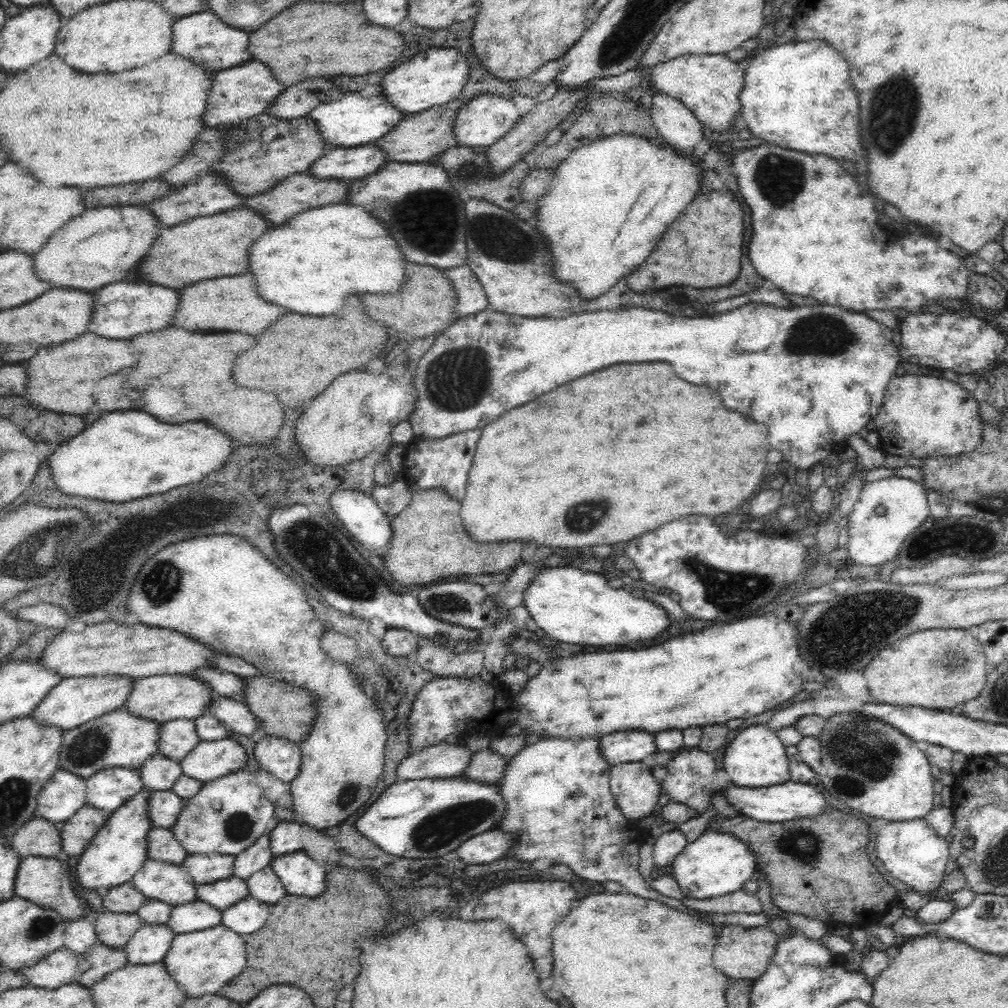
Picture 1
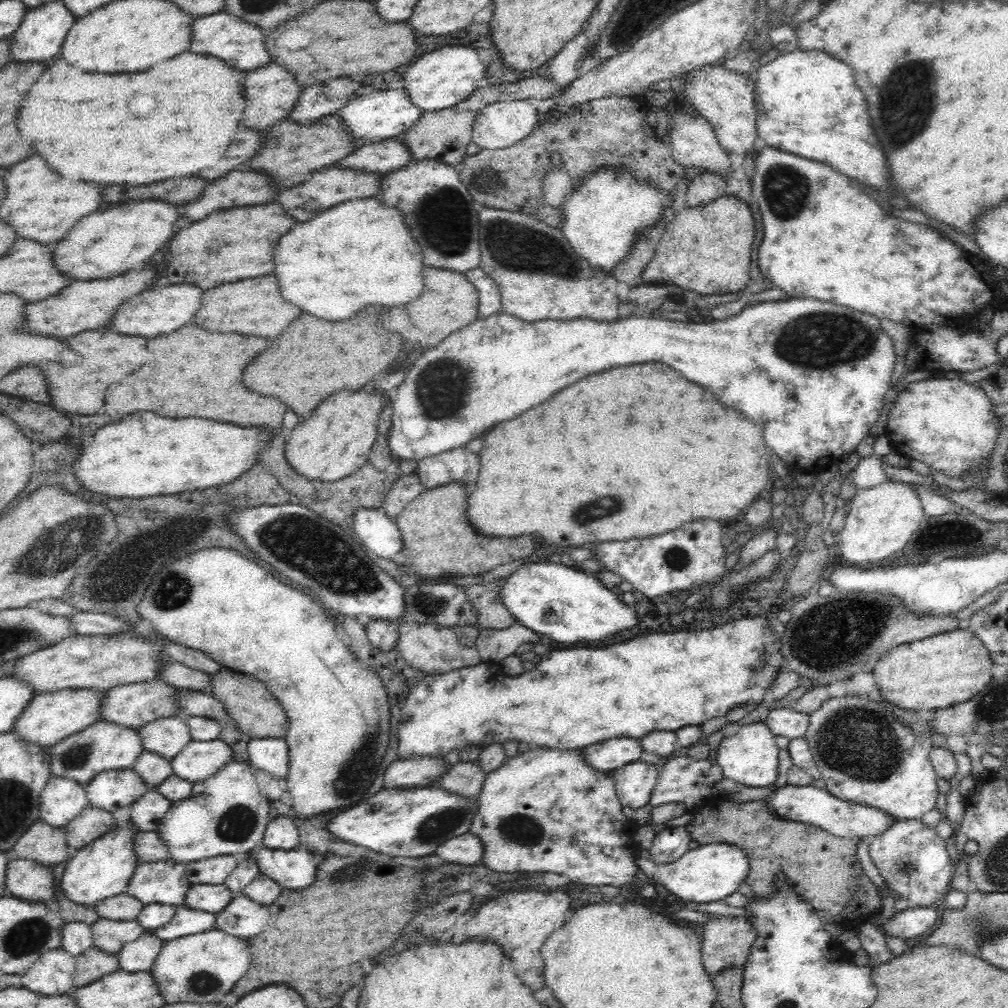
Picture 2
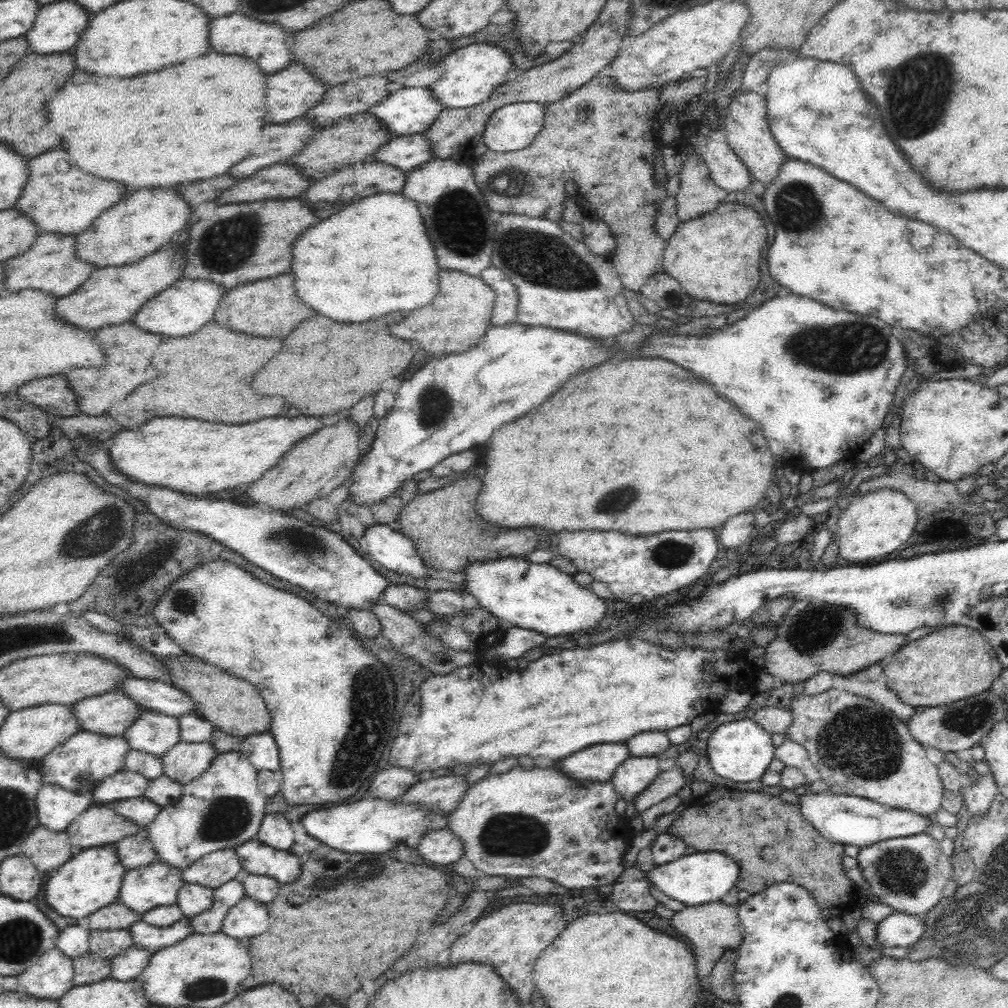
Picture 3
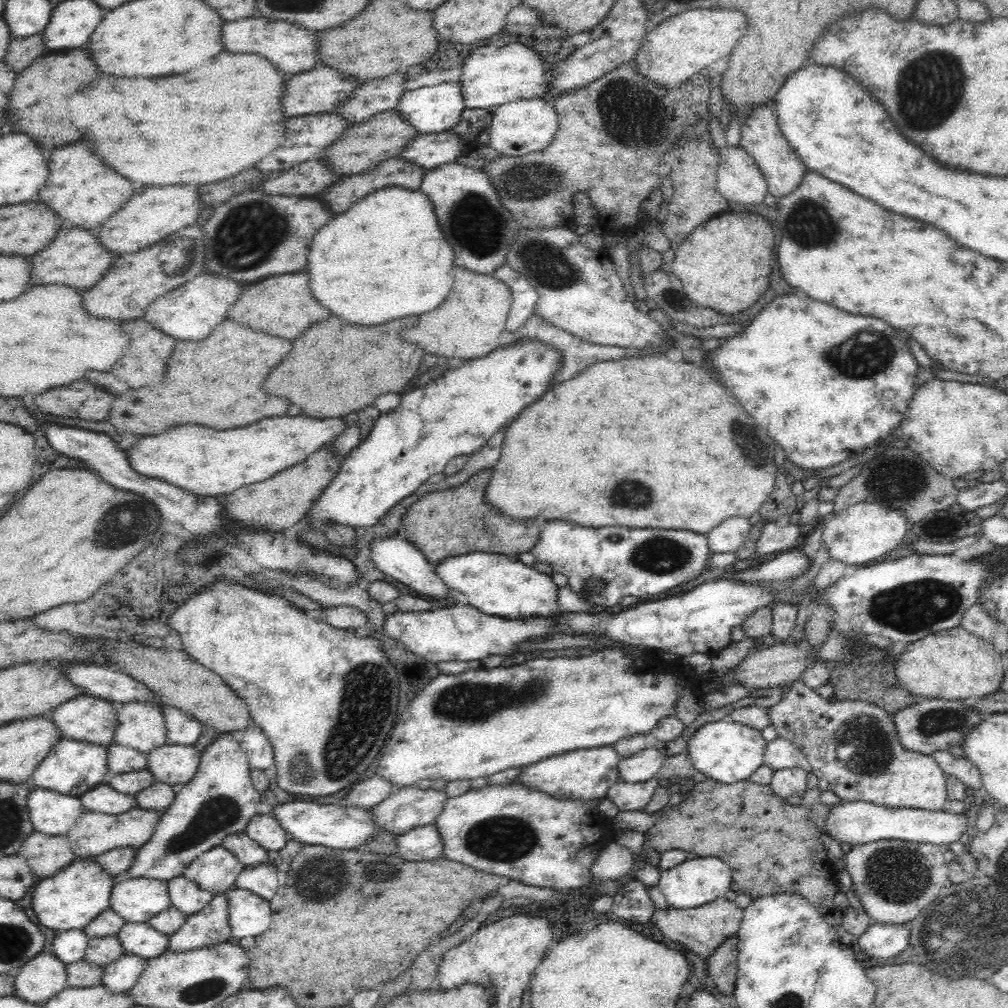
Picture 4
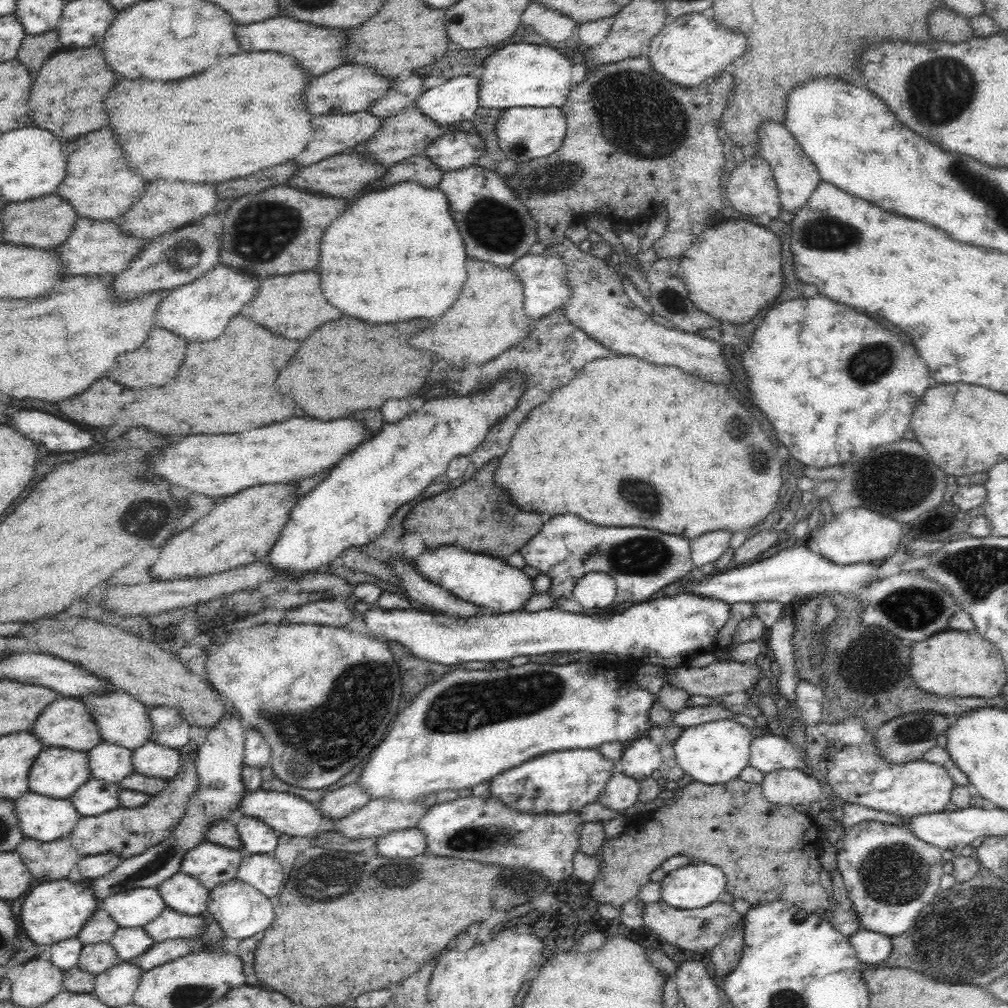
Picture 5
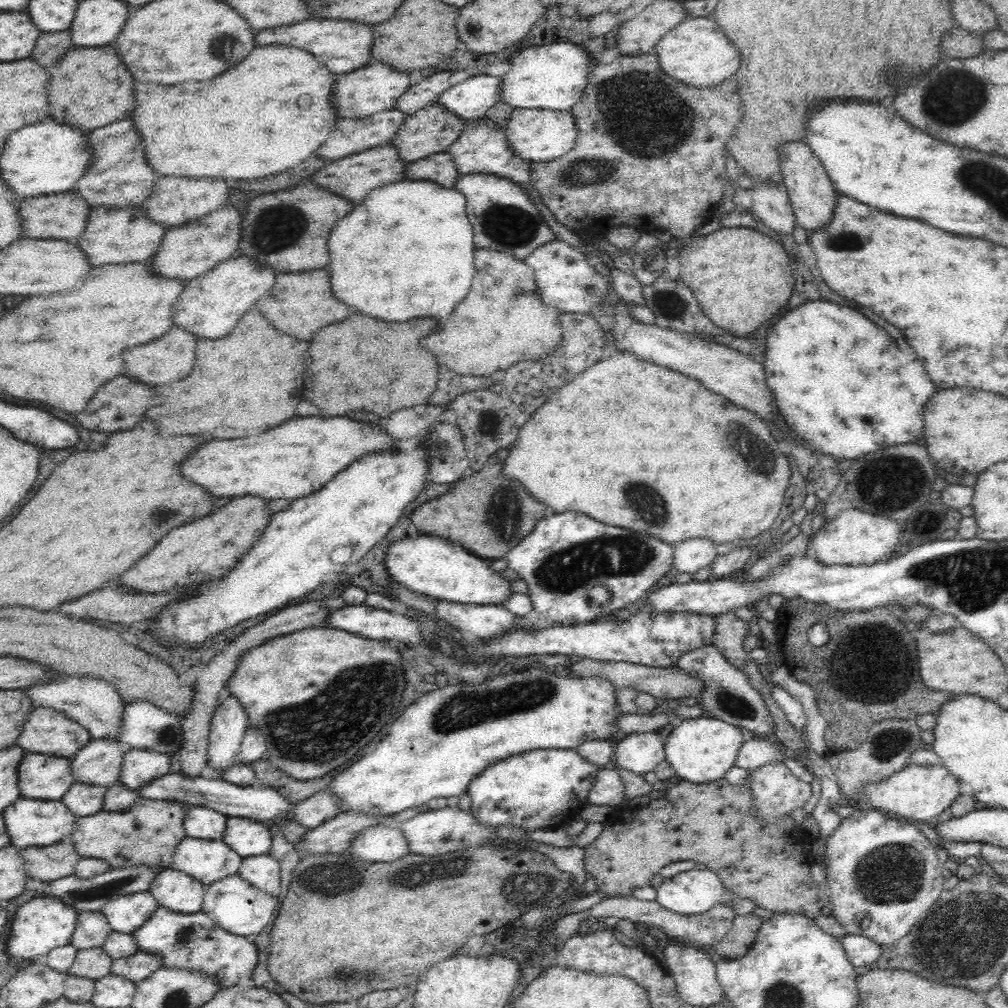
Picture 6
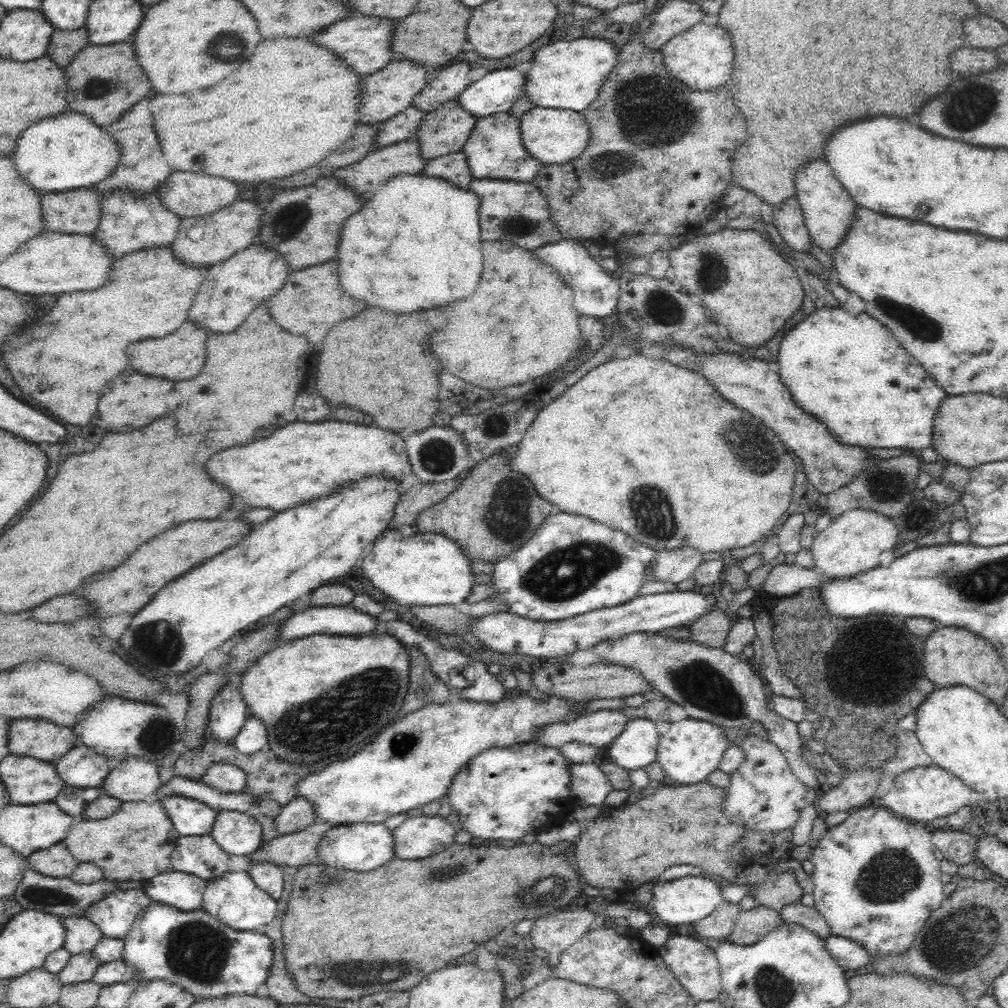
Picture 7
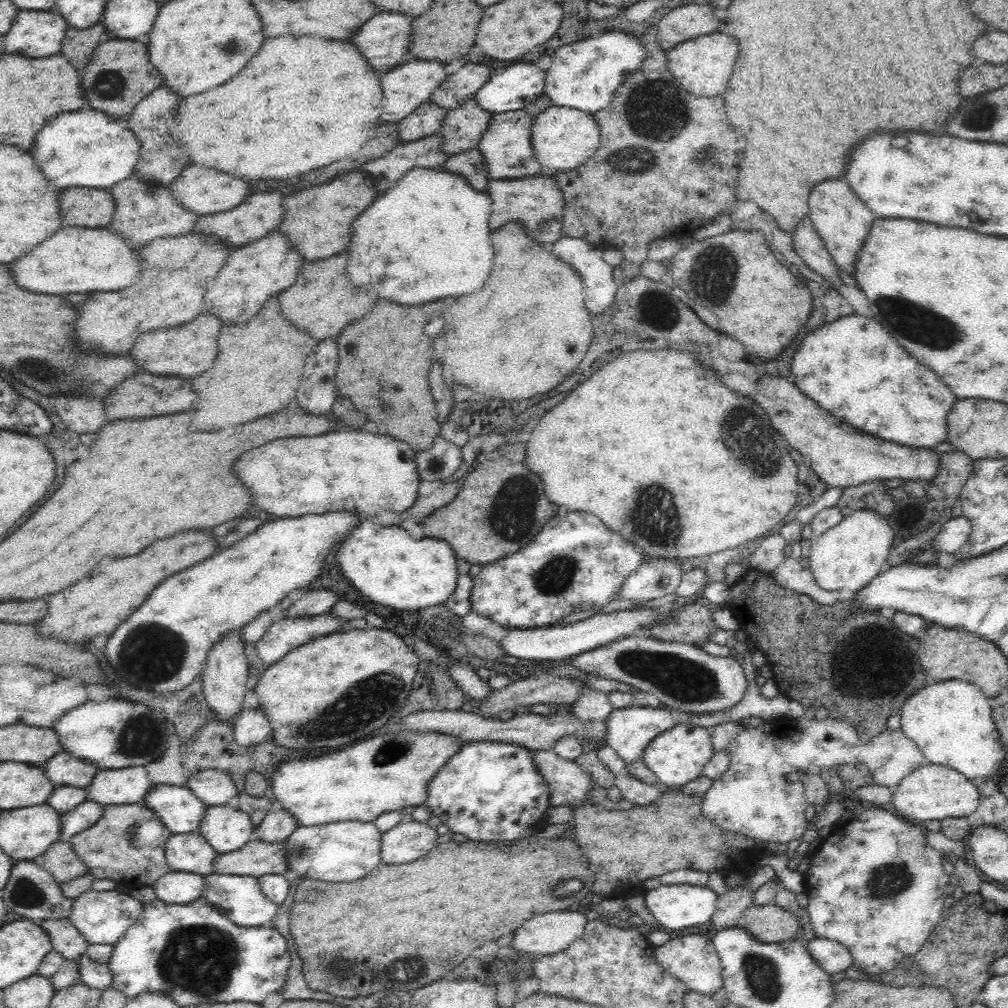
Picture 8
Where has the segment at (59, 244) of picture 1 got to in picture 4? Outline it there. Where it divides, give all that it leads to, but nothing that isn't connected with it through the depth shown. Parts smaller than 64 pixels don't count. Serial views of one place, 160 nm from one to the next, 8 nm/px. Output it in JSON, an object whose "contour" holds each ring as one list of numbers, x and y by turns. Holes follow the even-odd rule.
{"contour":[[144,186,142,192,136,192,118,212,115,212,96,234,98,241,118,257,138,252,148,245,163,240,169,234,192,226,198,220,202,202,198,198,197,186]]}

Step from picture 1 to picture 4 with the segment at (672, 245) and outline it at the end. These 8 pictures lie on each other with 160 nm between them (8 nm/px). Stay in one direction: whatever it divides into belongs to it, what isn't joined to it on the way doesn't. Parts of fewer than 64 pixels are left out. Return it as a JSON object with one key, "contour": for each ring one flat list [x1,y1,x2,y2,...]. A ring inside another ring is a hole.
{"contour":[[738,208,722,212,703,227,696,228,684,244,675,248,671,271,680,279,686,295,696,305,712,308,720,314,738,314,750,308,768,288,770,270,774,264,774,232,763,214,741,213]]}

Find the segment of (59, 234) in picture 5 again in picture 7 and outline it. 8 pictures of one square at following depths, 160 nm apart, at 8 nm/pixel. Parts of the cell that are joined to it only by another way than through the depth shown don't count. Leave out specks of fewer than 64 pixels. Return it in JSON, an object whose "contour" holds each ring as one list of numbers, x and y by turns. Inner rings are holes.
{"contour":[[95,187,46,194,42,198,46,228,54,232,92,234,101,221,102,193]]}

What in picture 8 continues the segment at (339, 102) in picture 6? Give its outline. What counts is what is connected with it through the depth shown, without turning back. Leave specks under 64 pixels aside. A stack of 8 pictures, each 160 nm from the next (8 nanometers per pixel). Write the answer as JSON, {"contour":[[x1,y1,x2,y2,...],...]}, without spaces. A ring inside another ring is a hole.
{"contour":[[416,60,416,62,408,62,402,64,398,68,394,68,392,72,388,72,386,76,382,76,382,88,384,88,384,122,400,122,403,118,411,115,417,108,426,104,432,93,447,78,448,72,444,69,446,63,434,60]]}

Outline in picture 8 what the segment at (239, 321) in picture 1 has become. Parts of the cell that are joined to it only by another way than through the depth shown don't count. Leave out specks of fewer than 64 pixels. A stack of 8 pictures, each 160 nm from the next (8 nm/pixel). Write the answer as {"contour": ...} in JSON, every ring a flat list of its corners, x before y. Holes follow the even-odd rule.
{"contour":[[340,254,326,260,304,264,302,276,296,280,296,284,280,294,280,306,282,306,284,318,296,324,298,328,308,330,314,340,338,336,342,328,362,318,374,306,372,300,376,300,376,296,372,296,372,292,364,292,364,288,356,288,356,284,348,282,346,260,348,260,348,254],[348,288,350,288,350,294,346,294]]}

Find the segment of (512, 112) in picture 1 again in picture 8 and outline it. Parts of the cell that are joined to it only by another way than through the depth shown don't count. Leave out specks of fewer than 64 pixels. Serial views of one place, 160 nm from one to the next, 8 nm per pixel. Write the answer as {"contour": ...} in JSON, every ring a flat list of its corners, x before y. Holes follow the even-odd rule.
{"contour":[[552,105,533,118,531,143,543,172,571,171,580,168,600,146,600,127,593,114]]}

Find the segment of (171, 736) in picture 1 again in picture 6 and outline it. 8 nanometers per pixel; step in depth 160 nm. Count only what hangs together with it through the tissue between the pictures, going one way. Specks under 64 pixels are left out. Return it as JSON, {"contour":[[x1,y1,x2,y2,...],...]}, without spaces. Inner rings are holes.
{"contour":[[58,674,48,684,32,684,28,688,18,688,20,693,28,695,33,709,48,708,54,712,62,712,69,720,84,728,91,740,116,739,121,728,121,716,124,711,124,700,116,688,105,680,92,677,80,677]]}

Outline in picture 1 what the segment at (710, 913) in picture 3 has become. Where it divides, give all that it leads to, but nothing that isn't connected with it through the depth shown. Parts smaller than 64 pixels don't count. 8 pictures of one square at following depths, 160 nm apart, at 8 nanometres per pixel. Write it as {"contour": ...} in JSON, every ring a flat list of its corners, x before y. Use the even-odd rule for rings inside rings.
{"contour":[[726,925,717,930,716,944,712,948,712,965,716,971,726,975,730,980,756,980,762,976,768,960,774,952,776,934,766,926,742,927,741,925]]}

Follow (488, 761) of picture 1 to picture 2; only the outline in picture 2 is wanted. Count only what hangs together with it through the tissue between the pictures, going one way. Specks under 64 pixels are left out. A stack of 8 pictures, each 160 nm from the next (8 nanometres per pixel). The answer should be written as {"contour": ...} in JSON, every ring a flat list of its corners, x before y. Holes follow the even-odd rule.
{"contour":[[460,761,449,768,440,779,433,781,428,788,442,789,452,795,470,799,480,794,484,780,485,773,481,772,476,761]]}

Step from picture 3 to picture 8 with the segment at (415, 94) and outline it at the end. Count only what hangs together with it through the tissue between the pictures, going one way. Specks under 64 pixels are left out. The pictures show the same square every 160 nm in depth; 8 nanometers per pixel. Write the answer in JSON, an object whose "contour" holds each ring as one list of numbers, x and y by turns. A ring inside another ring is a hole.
{"contour":[[516,63,492,75,474,97,494,115,522,110,545,92,545,72,534,63]]}

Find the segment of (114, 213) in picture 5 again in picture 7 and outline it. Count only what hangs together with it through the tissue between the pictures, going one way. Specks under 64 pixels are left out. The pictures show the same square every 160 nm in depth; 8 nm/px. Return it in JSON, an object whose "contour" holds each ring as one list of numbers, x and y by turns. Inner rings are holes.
{"contour":[[144,98,136,106,132,106,122,115,119,121,107,126,107,132,119,142,121,159,115,173,106,180,95,184,100,193,116,188,126,188,140,197,155,193,157,188,174,172,167,160,164,160,159,137,155,133,155,125,150,112,150,98]]}

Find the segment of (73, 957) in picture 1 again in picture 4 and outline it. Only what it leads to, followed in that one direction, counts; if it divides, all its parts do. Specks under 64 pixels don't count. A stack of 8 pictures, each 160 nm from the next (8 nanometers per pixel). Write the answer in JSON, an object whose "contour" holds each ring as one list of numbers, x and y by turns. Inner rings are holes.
{"contour":[[40,953,14,973,14,996,41,1005,67,987,65,964,51,953]]}

